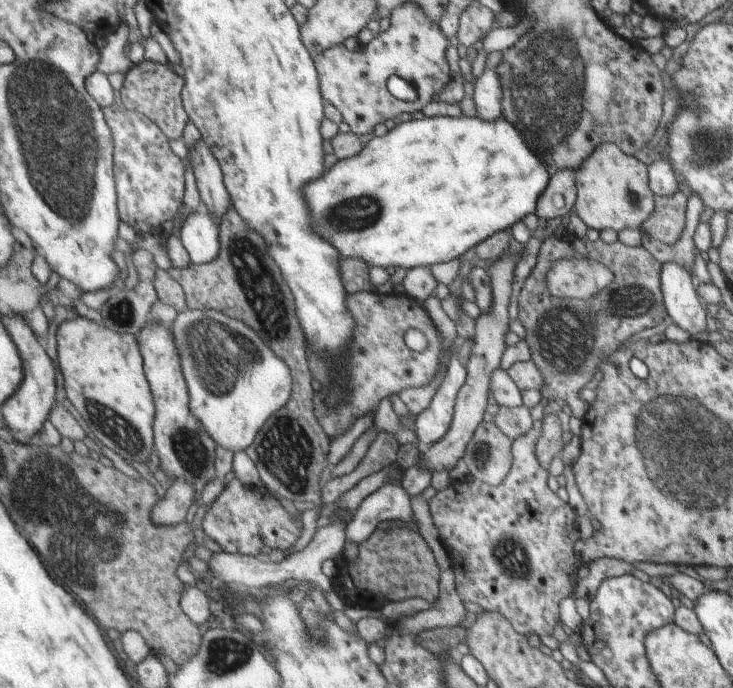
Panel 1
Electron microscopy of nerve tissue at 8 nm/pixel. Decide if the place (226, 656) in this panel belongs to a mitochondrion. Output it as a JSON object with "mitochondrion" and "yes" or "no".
{"mitochondrion":"yes"}

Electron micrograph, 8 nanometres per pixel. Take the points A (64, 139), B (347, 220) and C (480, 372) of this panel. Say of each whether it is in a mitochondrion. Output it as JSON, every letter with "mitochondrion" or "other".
{"A":"mitochondrion","B":"mitochondrion","C":"other"}

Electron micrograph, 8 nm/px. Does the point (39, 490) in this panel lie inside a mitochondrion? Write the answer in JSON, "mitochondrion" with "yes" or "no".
{"mitochondrion":"yes"}

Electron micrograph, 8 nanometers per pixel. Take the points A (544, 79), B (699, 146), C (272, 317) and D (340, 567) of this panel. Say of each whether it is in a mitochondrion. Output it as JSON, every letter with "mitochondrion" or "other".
{"A":"mitochondrion","B":"mitochondrion","C":"mitochondrion","D":"other"}

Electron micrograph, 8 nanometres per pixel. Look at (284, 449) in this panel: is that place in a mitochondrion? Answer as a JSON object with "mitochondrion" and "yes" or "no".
{"mitochondrion":"yes"}

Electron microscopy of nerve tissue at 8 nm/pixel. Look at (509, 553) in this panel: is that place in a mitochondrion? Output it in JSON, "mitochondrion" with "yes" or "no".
{"mitochondrion":"yes"}

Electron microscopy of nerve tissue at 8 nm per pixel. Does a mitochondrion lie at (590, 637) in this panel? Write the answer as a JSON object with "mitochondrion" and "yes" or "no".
{"mitochondrion":"no"}

